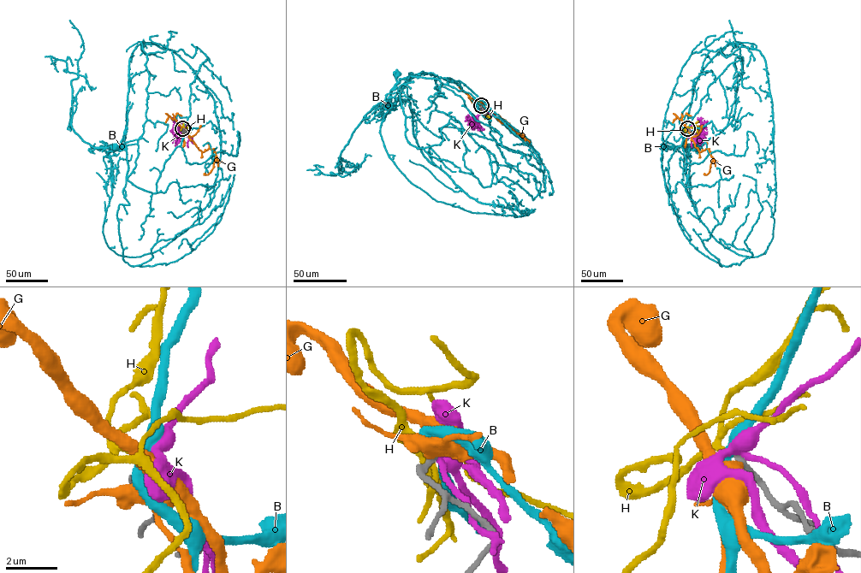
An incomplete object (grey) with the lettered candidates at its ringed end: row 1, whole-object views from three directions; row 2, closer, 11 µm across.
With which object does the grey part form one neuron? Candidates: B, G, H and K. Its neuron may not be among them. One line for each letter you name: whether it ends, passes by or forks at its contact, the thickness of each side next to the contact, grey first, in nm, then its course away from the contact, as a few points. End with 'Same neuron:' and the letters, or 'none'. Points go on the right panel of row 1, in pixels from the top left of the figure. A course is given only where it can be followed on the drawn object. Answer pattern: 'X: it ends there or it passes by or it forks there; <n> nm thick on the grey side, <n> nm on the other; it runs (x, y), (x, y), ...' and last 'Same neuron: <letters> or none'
H: it passes by; 220 nm thick on the grey side, 190 nm on the other; it runs (687, 128), (696, 127), (695, 124), (698, 121)
Same neuron: H

